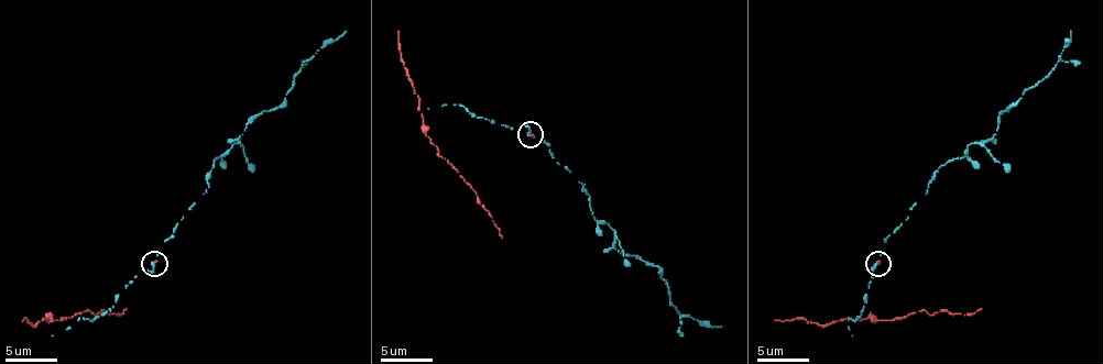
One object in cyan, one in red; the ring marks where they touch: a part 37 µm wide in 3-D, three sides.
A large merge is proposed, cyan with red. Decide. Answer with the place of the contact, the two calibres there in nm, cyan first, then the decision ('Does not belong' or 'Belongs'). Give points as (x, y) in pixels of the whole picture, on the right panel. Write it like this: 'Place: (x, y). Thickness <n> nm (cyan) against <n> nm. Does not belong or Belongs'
Place: (877, 263). Thickness 280 nm (cyan) against 180 nm. Belongs

